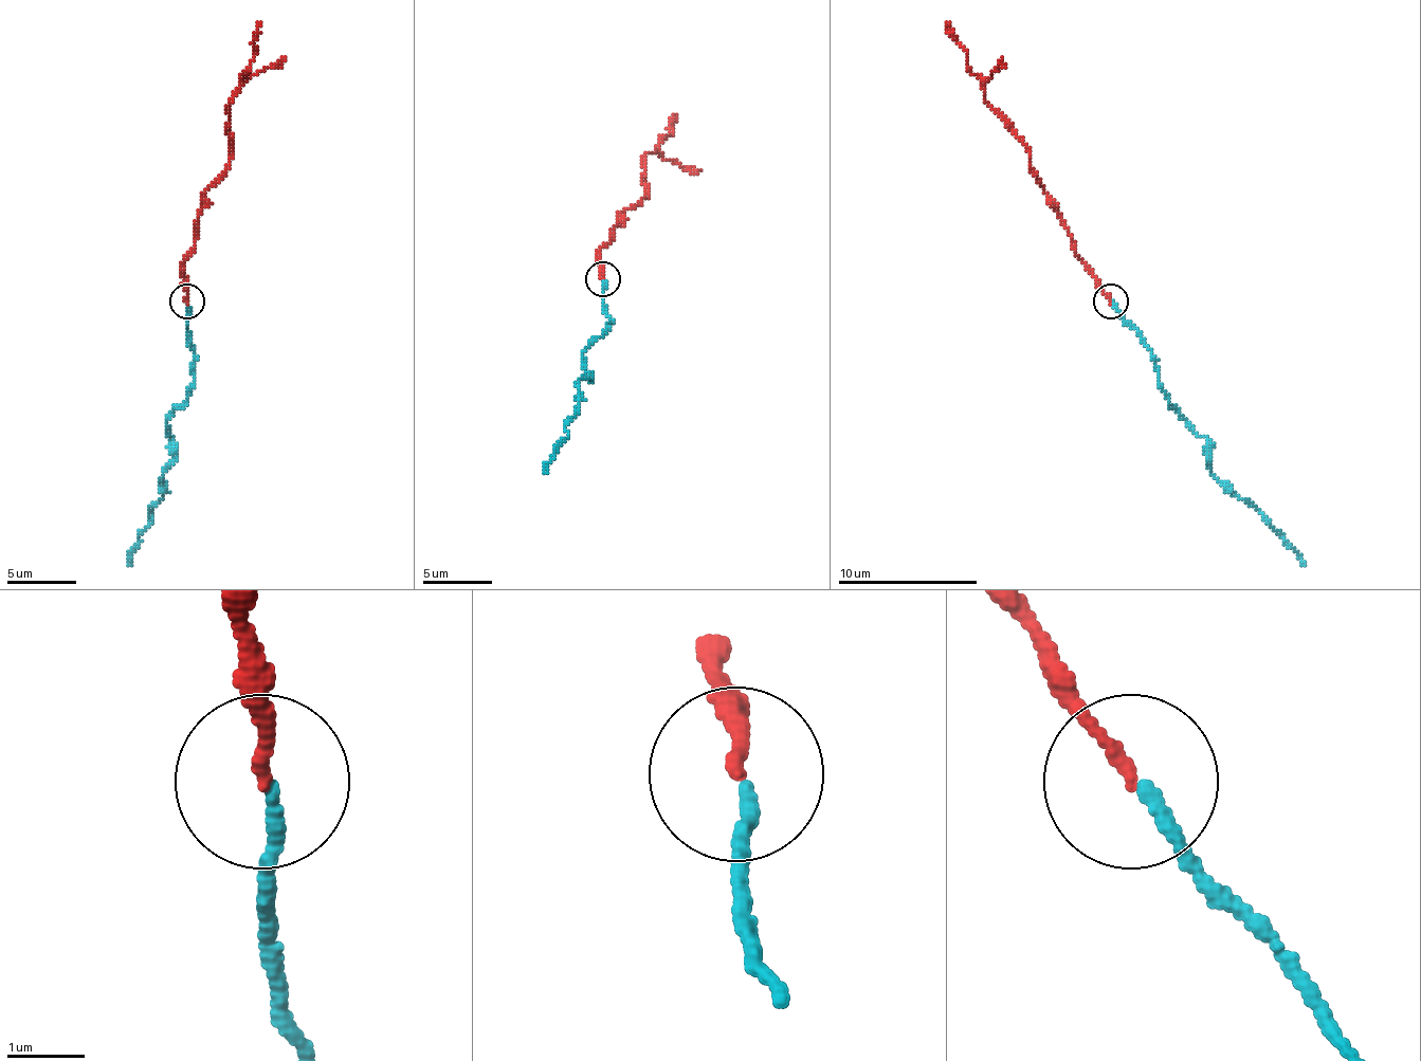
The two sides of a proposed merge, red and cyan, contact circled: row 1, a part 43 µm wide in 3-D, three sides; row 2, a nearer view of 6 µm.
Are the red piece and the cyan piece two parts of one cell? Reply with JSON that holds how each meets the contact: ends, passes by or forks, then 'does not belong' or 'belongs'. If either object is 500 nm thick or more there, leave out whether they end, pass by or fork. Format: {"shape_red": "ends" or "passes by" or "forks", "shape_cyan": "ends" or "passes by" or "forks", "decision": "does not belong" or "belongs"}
{"shape_red": "ends", "shape_cyan": "ends", "decision": "belongs"}

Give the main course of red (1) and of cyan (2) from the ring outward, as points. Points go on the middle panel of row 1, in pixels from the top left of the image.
1: (603, 278), (600, 250), (609, 239), (617, 219), (644, 198), (644, 156), (669, 135), (676, 114)
2: (603, 281), (609, 327), (582, 354), (589, 376), (579, 382), (579, 414), (544, 473)

